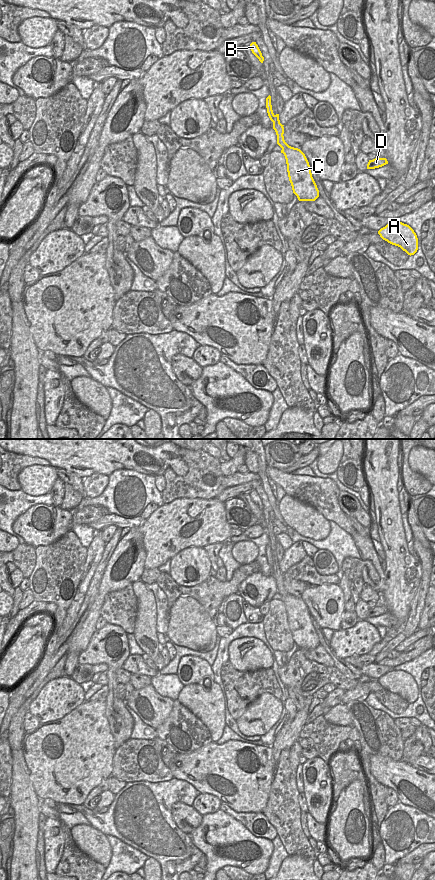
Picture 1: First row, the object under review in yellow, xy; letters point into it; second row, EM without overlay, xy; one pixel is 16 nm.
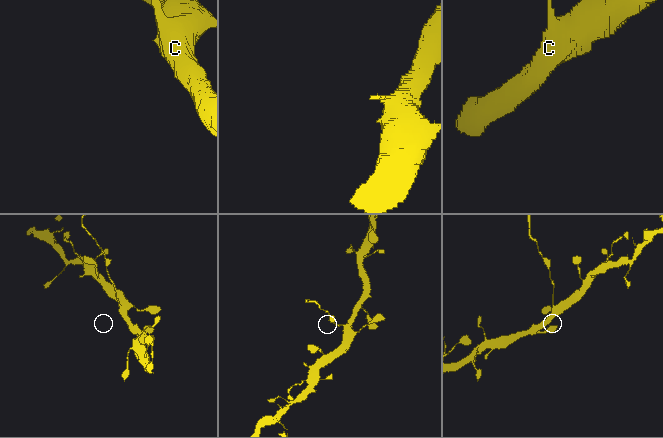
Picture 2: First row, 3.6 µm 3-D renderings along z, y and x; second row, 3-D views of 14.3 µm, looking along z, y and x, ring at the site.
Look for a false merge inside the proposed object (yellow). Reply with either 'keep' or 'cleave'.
cleave

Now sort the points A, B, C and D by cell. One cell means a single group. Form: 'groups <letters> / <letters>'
groups A C D / B

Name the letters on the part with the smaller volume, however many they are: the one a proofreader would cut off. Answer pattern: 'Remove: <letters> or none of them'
Remove: B

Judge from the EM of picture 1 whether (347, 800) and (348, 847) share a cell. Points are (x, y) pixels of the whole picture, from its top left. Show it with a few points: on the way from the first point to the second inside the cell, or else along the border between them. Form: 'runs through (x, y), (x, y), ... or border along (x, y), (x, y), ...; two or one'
runs through (347, 812), (342, 828), (343, 835); one

